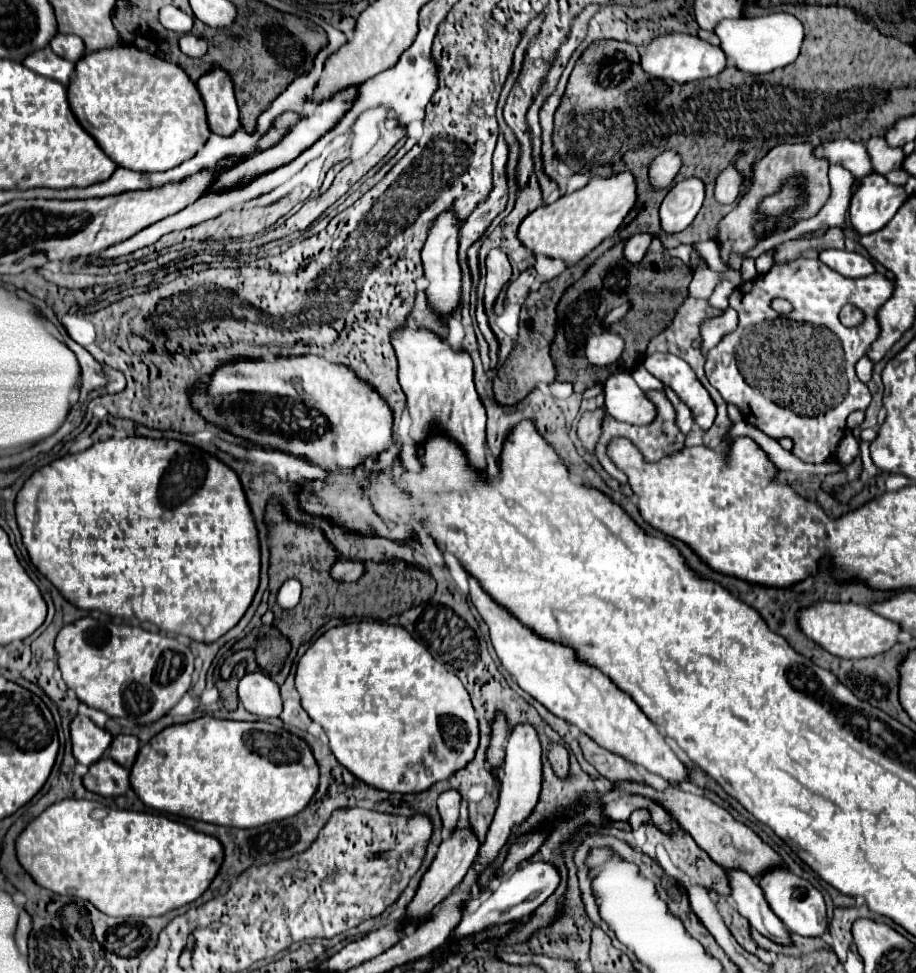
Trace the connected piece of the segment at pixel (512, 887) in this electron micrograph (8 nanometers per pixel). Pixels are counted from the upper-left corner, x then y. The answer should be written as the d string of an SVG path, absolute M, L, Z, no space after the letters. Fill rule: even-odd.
M528 862L526 866L518 868L514 874L504 876L498 886L482 900L480 908L476 912L466 912L460 920L460 924L456 926L456 930L452 932L450 940L460 940L464 936L470 936L474 932L482 932L486 928L492 928L496 924L504 924L504 922L512 922L512 920L520 920L524 916L530 916L558 886L560 882L560 872L554 864L550 862Z

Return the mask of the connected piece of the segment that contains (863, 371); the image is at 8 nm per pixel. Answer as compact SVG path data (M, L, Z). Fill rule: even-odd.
M868 356L860 358L860 360L858 360L858 364L856 364L856 374L858 374L858 378L860 378L862 382L868 382L868 380L871 380L873 367L874 364Z

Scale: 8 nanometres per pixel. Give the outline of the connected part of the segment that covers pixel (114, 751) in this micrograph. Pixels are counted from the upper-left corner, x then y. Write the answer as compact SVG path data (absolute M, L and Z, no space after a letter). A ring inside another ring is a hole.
M116 736L112 740L108 756L130 770L134 766L134 762L136 762L138 750L140 750L140 740L136 736Z

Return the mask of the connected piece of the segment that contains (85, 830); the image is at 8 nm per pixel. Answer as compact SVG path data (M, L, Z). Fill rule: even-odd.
M60 800L34 818L20 834L18 860L40 886L58 894L86 898L110 916L162 916L200 898L218 876L224 862L224 846L218 838L154 812L110 810L102 820L94 820L90 814L96 808L98 804L90 800Z

